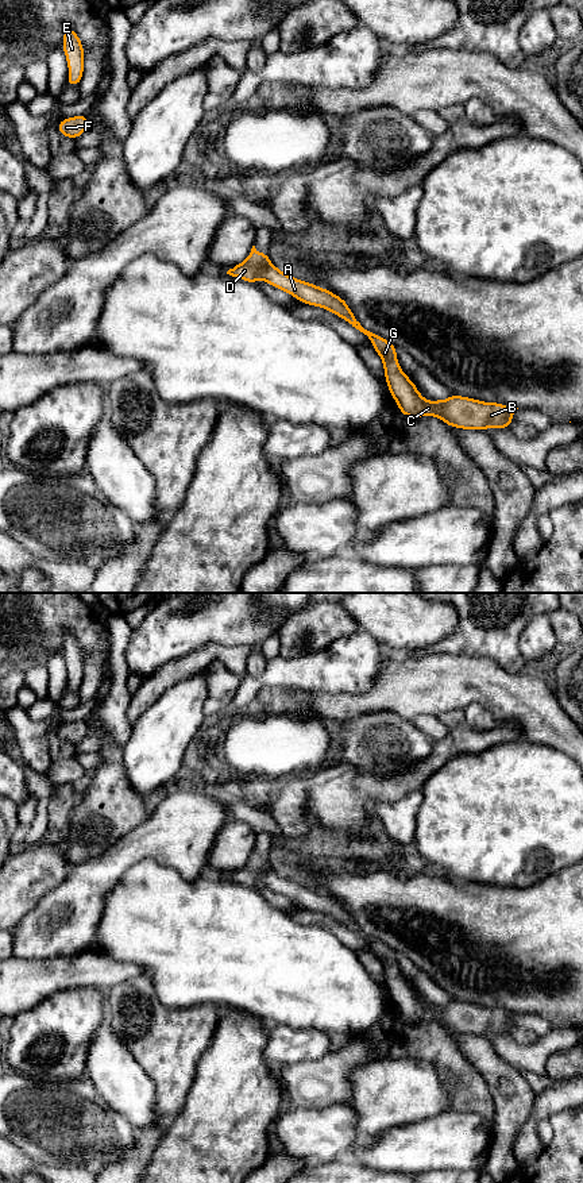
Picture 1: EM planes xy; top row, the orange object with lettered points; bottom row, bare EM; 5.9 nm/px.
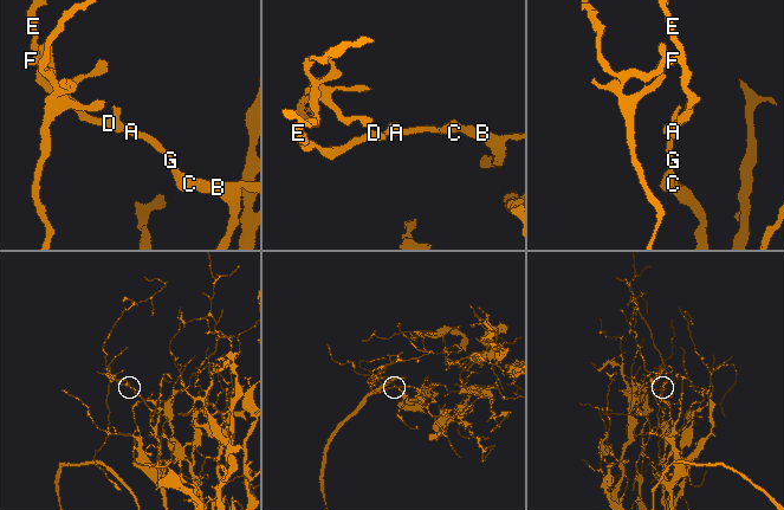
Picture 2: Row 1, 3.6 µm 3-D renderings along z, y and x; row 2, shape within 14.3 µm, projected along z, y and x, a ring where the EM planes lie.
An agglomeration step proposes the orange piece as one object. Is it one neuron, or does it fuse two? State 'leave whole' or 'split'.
leave whole

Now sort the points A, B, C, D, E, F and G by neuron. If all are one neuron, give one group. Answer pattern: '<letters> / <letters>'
A B C D E F G

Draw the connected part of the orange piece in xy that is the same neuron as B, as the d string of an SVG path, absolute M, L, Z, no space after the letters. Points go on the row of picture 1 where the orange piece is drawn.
M252 246L247 259L227 271L232 277L255 284L259 278L271 286L285 290L298 301L321 307L344 319L371 340L375 351L383 361L387 388L399 411L409 419L437 416L447 425L463 429L510 428L511 417L518 408L498 402L483 402L470 397L452 394L449 398L433 402L425 400L417 386L401 370L397 361L397 348L379 335L364 330L351 312L347 303L332 292L309 282L293 278L277 269L269 261L269 253L258 253Z

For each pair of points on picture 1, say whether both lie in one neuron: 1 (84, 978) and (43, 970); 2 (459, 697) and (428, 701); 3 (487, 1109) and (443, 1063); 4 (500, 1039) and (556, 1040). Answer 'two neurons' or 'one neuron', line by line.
1: one neuron
2: one neuron
3: one neuron
4: one neuron

